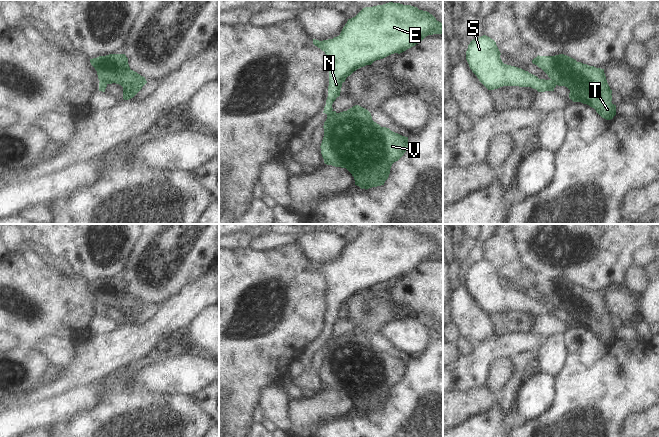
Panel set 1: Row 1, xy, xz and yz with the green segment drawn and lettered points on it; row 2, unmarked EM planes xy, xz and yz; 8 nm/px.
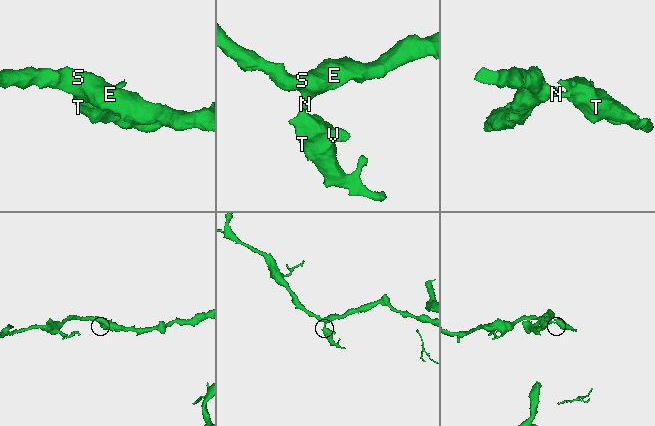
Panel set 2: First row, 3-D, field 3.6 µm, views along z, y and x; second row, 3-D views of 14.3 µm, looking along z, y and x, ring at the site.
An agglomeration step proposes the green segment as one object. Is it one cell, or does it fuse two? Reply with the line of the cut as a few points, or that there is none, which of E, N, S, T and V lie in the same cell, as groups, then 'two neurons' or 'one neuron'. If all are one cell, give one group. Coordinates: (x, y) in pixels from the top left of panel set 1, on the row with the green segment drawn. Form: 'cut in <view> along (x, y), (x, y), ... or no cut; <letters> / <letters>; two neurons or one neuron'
cut in xy along (100, 81), (106, 84); E N S / T V; two neurons

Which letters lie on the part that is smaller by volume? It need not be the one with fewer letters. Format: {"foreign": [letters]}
{"foreign": ["T", "V"]}

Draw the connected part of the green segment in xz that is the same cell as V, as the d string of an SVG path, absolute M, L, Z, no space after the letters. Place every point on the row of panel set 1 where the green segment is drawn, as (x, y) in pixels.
M359 105L340 113L331 111L327 114L323 128L324 137L320 148L324 163L346 168L354 177L355 185L361 189L384 185L392 164L404 155L408 147L408 137L381 127L372 120L368 110Z

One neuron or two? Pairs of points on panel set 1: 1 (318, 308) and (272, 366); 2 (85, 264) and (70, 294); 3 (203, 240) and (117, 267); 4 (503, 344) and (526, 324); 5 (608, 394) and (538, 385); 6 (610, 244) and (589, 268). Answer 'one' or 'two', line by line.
1: one
2: two
3: two
4: two
5: two
6: one

